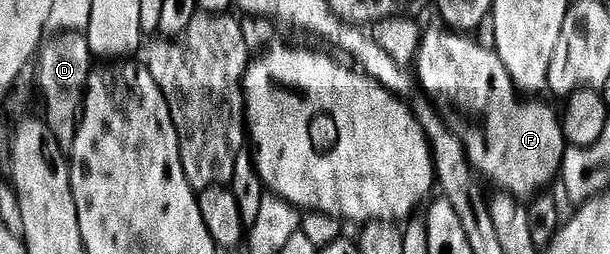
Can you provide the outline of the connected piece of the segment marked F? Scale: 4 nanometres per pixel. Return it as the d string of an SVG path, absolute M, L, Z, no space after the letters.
M427 28L422 33L417 52L415 76L432 101L442 109L451 106L456 120L448 121L449 129L459 138L470 167L480 177L483 175L501 186L500 189L508 195L527 200L538 195L543 190L541 188L547 185L556 173L560 173L567 151L567 141L558 111L556 114L549 105L533 102L537 100L527 100L531 102L521 104L520 93L495 49L489 46L487 48L471 38L450 34L443 28Z

